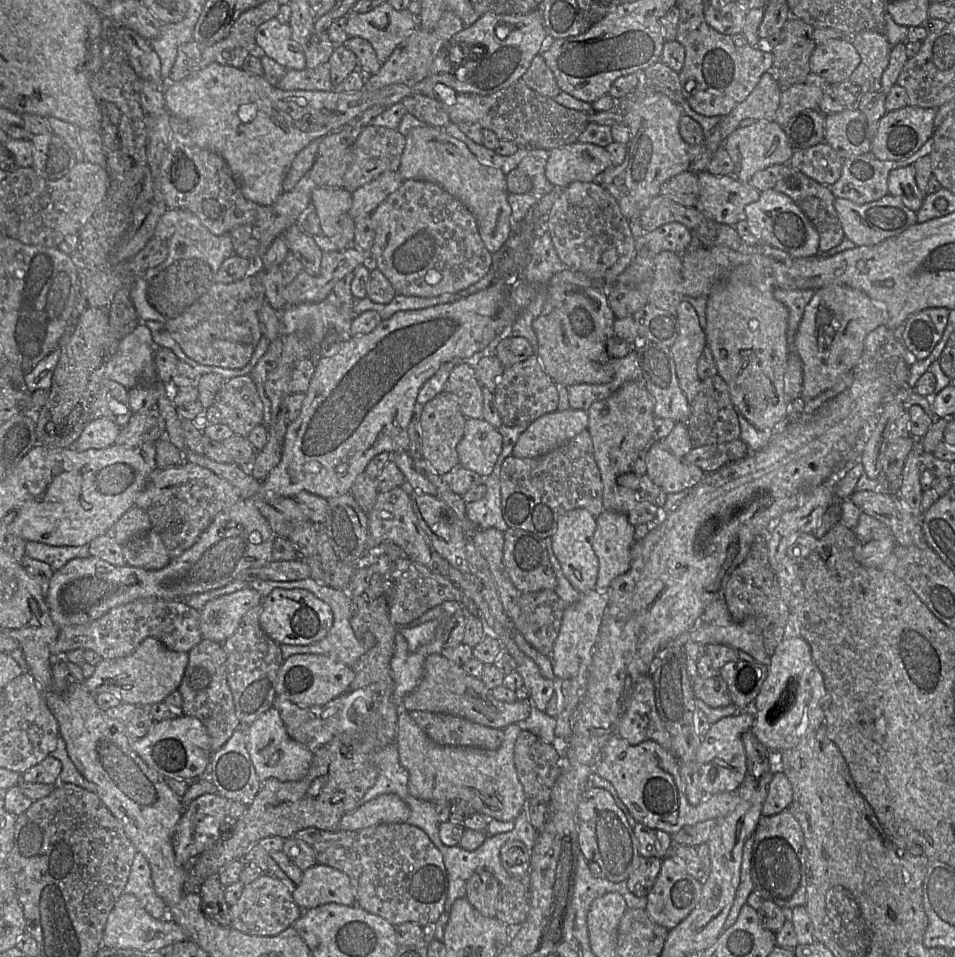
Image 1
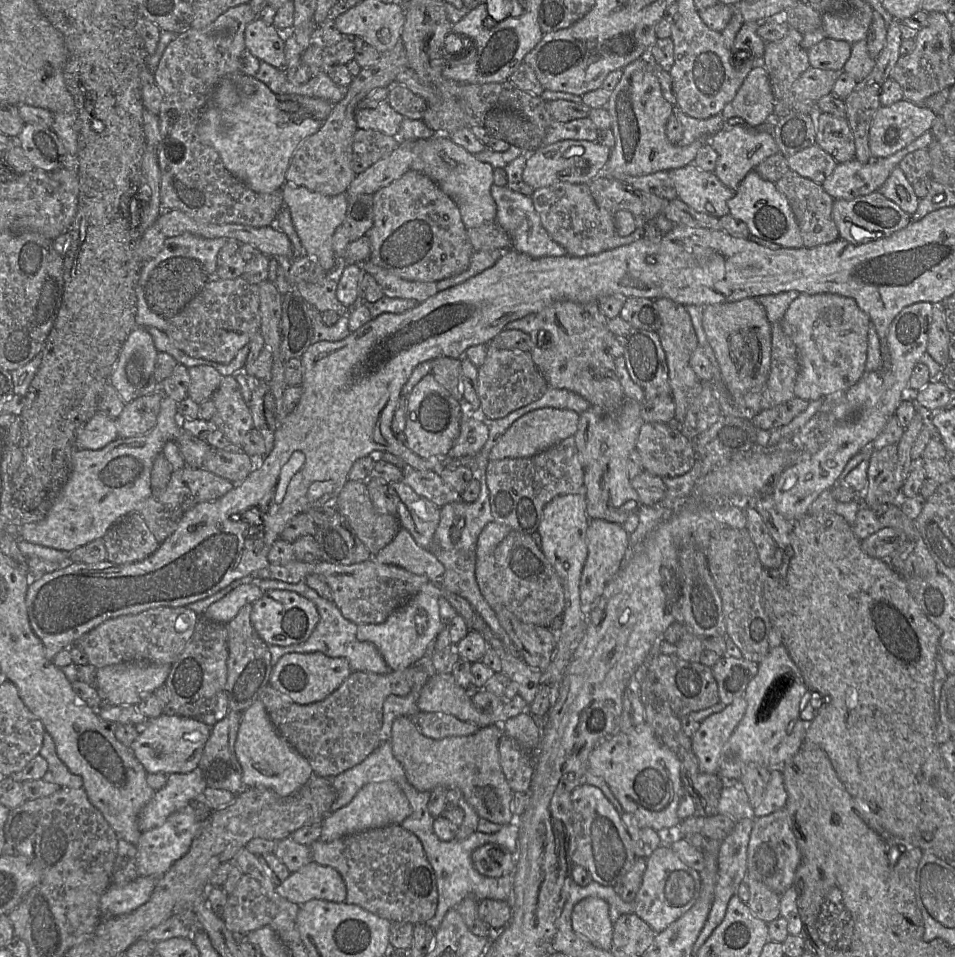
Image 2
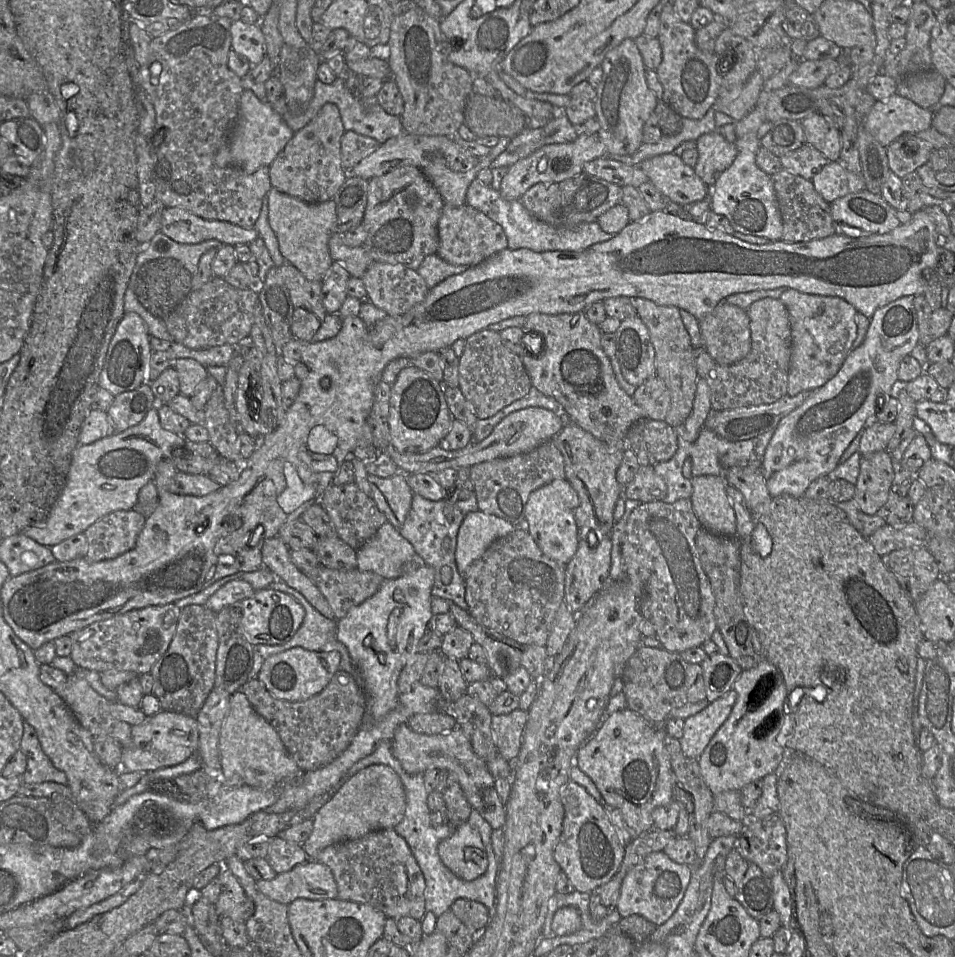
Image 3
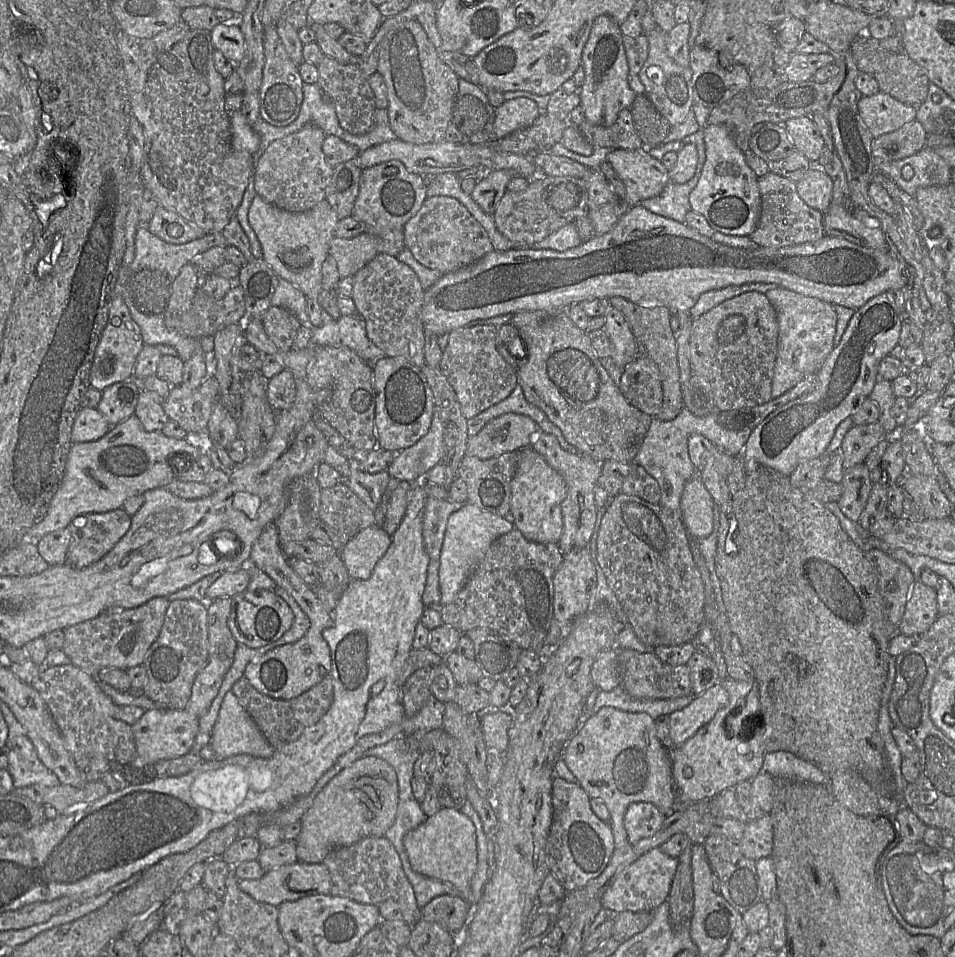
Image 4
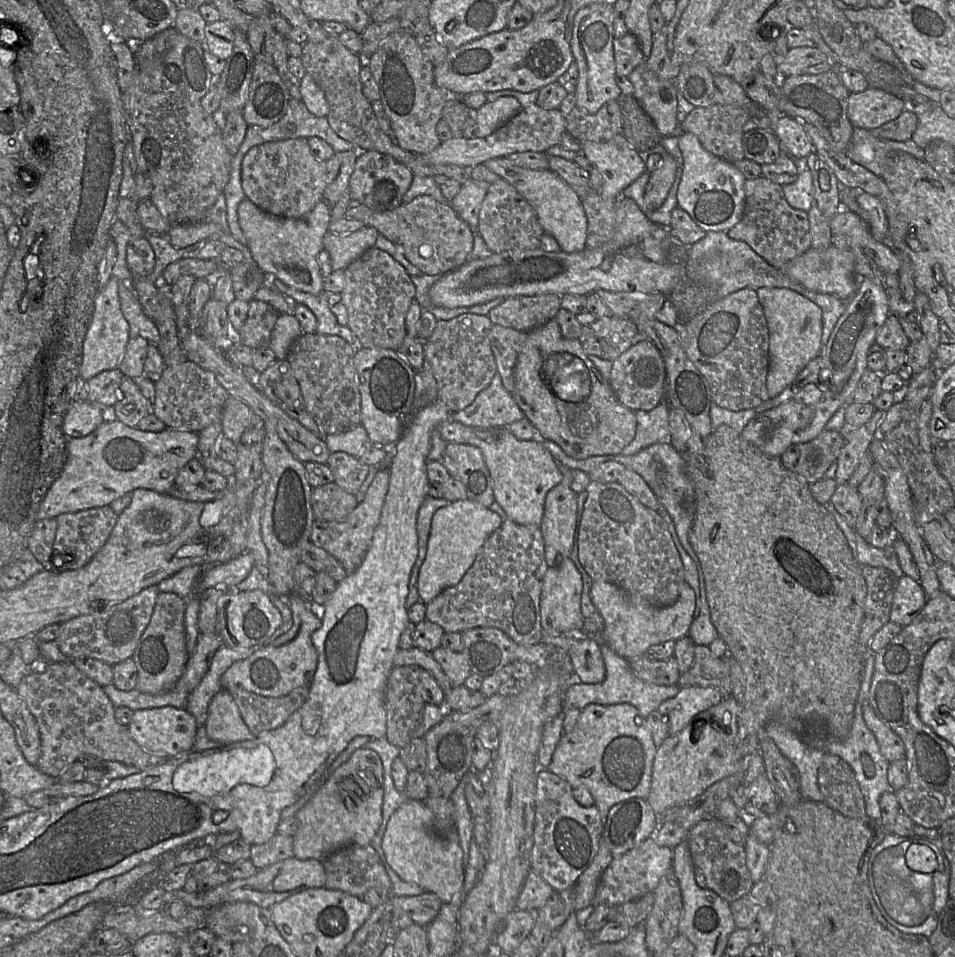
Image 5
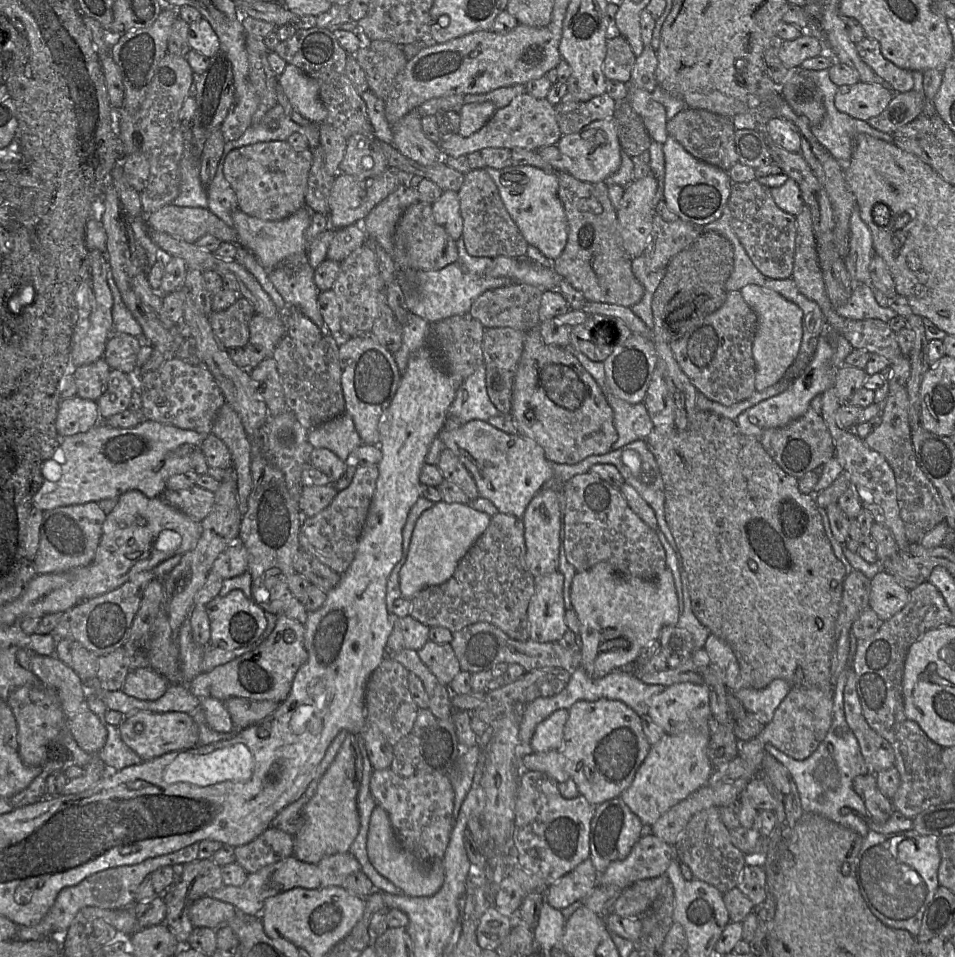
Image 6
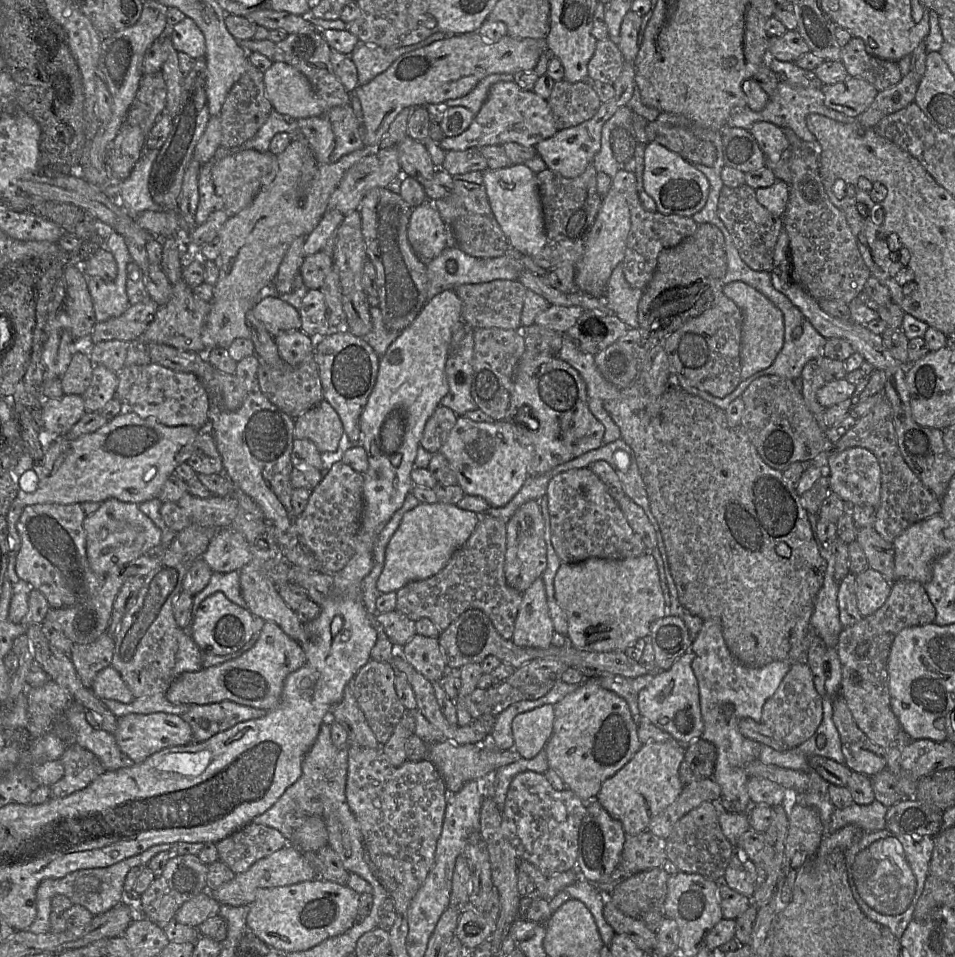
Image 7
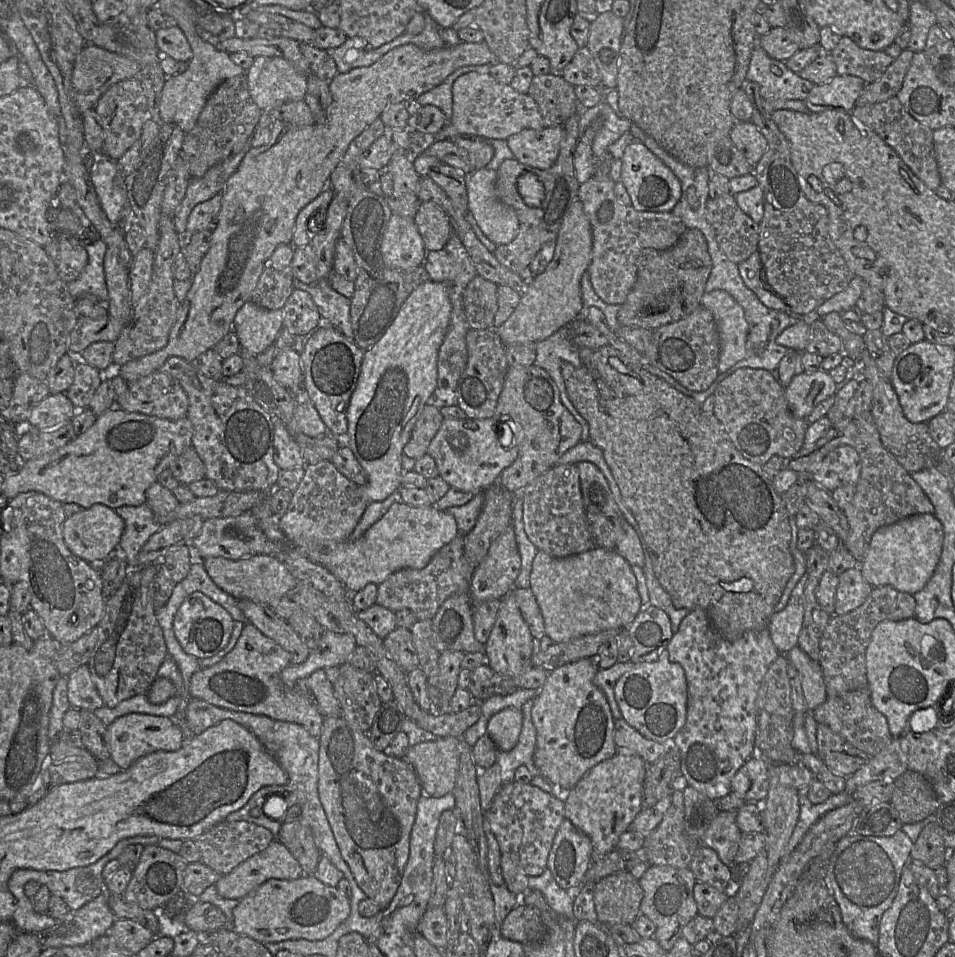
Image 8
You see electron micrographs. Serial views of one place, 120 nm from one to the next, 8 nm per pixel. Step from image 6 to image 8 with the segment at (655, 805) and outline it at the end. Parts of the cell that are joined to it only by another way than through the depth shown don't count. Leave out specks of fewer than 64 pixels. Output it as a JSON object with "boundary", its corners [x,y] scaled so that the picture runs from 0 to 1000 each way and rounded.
{"boundary":[[[647,786],[619,803],[601,823],[588,831],[592,856],[615,873],[620,880],[619,903],[647,885],[649,873],[660,865],[662,858],[672,846],[673,816],[677,801],[679,798],[670,790]]]}

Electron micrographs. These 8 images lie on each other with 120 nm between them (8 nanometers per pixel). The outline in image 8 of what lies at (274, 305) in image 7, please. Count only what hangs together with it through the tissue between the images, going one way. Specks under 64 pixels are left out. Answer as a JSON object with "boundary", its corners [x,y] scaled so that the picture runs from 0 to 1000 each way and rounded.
{"boundary":[[[264,313],[248,325],[244,344],[250,354],[251,367],[271,370],[285,359],[297,342],[296,323],[275,322]]]}

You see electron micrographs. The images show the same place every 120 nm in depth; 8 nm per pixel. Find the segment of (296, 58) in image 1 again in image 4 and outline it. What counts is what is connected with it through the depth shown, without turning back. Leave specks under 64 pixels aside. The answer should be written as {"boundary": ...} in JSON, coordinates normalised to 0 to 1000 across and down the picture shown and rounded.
{"boundary":[[[229,24],[221,31],[222,45],[240,63],[251,65],[257,57],[257,41],[249,26]]]}

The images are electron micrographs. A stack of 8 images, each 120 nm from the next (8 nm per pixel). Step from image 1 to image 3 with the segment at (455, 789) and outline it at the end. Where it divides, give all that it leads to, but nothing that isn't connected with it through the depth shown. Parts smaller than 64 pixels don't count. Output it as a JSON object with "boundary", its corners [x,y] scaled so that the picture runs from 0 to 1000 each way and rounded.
{"boundary":[[[424,755],[414,764],[410,780],[413,791],[428,809],[443,809],[449,804],[467,804],[475,808],[495,845],[503,850],[516,867],[528,865],[529,839],[518,823],[518,813],[512,806],[510,797],[496,786],[492,773],[482,762],[469,766],[446,768],[432,764],[427,755]]]}

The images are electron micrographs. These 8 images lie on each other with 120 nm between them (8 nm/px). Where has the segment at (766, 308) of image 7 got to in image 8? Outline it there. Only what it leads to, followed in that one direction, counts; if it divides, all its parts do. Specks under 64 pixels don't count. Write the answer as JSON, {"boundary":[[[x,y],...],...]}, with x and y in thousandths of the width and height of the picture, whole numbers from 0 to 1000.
{"boundary":[[[759,303],[738,305],[734,320],[742,324],[751,340],[754,352],[753,387],[764,387],[781,372],[784,340],[777,320]]]}

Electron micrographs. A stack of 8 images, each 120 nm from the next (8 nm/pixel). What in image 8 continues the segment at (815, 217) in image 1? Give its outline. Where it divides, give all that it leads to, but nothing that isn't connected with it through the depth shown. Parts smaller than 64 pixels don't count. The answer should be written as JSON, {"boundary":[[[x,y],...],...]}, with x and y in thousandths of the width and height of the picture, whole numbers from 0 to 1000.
{"boundary":[[[761,202],[750,207],[742,207],[740,229],[747,236],[755,261],[766,274],[774,276],[794,262],[795,233],[790,232],[775,218],[769,203]]]}

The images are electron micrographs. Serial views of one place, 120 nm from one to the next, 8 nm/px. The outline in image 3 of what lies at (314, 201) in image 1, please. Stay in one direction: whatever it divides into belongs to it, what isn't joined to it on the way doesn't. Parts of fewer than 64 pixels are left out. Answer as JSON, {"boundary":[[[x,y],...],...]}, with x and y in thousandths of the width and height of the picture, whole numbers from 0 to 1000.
{"boundary":[[[284,196],[279,204],[279,216],[282,235],[290,248],[292,262],[298,274],[310,279],[321,293],[336,294],[350,274],[345,265],[343,252],[351,242],[352,212],[348,208],[336,212],[321,212]]]}

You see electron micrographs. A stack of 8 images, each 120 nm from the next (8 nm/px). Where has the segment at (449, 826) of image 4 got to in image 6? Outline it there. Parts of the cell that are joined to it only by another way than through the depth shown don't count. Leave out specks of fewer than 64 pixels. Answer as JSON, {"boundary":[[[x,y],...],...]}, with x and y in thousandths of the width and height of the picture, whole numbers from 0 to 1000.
{"boundary":[[[395,843],[391,846],[384,871],[384,893],[390,905],[415,927],[422,935],[429,937],[449,937],[457,934],[466,920],[463,899],[442,901],[417,880],[407,853],[403,846]]]}

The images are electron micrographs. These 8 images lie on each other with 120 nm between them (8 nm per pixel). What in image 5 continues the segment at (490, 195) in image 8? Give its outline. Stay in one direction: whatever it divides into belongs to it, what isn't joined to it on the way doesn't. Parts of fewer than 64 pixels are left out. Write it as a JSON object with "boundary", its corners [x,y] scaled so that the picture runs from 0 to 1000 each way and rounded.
{"boundary":[[[529,164],[515,165],[507,172],[535,192],[558,216],[570,243],[579,247],[586,261],[598,264],[613,259],[615,228],[601,197],[576,178],[559,178],[539,172]]]}

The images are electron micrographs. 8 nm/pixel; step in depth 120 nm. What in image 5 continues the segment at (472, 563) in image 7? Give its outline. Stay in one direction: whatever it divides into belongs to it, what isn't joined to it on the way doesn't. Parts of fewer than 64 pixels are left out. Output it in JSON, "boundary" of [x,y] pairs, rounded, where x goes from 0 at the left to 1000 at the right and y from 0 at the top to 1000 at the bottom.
{"boundary":[[[529,541],[525,550],[509,563],[484,606],[479,611],[464,617],[446,631],[446,648],[459,652],[466,660],[484,661],[503,655],[520,656],[542,673],[563,673],[569,664],[565,622],[569,603],[574,594],[565,552],[559,549],[545,549]]]}

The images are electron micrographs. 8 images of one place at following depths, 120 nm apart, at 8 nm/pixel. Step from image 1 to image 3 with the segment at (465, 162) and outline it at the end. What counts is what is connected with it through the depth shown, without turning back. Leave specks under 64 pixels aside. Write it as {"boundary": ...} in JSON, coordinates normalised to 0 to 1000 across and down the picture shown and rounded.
{"boundary":[[[464,164],[452,165],[452,168],[441,178],[458,197],[466,213],[476,216],[488,213],[490,195],[498,187],[501,180],[501,178],[473,179],[468,175]]]}

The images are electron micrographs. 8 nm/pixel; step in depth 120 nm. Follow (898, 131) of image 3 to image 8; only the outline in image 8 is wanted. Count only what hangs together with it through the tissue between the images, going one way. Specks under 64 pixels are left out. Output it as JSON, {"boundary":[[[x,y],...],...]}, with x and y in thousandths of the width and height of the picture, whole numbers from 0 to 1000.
{"boundary":[[[875,78],[869,85],[852,89],[843,107],[848,117],[874,114],[890,118],[908,87],[890,78]]]}

